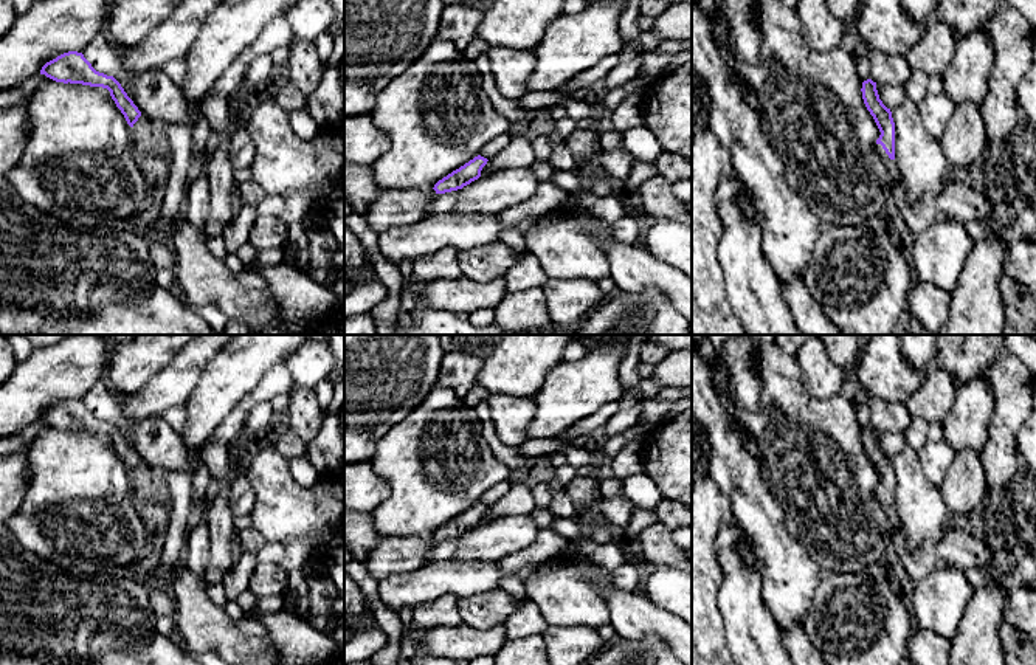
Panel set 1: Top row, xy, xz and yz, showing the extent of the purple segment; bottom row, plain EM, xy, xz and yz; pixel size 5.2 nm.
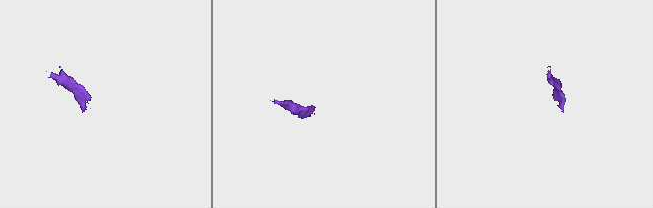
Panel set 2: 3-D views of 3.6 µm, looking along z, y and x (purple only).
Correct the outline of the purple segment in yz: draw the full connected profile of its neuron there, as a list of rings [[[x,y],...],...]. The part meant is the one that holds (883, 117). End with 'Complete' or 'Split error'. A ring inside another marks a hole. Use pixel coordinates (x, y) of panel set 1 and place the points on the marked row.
[[[872,79],[862,82],[861,91],[864,104],[881,132],[875,143],[875,150],[893,180],[892,195],[912,234],[920,234],[940,217],[962,223],[993,223],[997,220],[1007,220],[1010,223],[1013,220],[1014,215],[1008,214],[1002,203],[989,200],[985,192],[974,191],[965,181],[951,181],[937,197],[929,197],[912,206],[907,202],[907,194],[895,161],[895,122],[892,112],[879,99],[876,82]]]. Split error

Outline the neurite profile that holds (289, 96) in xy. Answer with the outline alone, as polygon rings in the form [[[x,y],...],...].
[[[292,84],[284,85],[271,99],[287,113],[307,107],[307,98]]]

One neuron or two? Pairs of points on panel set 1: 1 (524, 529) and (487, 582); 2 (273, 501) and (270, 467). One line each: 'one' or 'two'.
1: two
2: one

